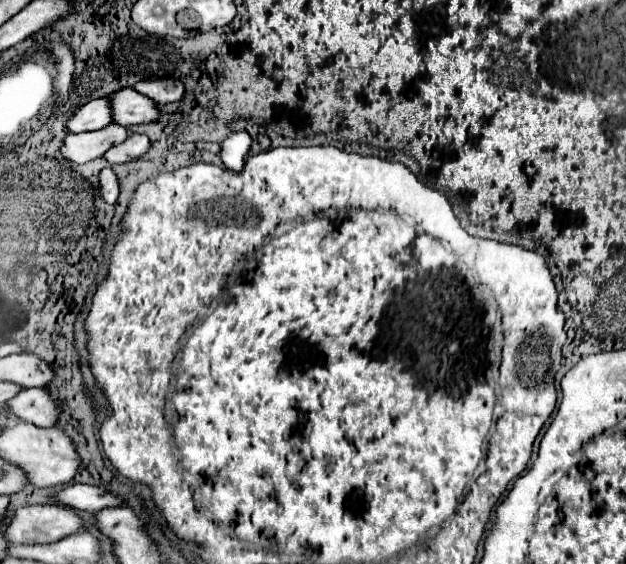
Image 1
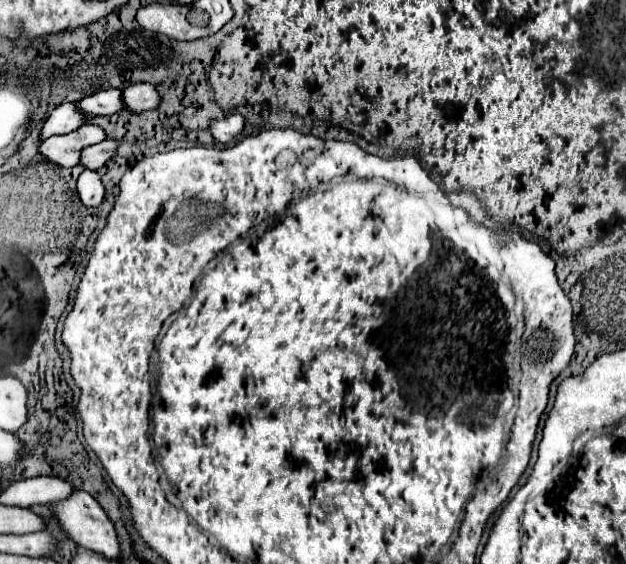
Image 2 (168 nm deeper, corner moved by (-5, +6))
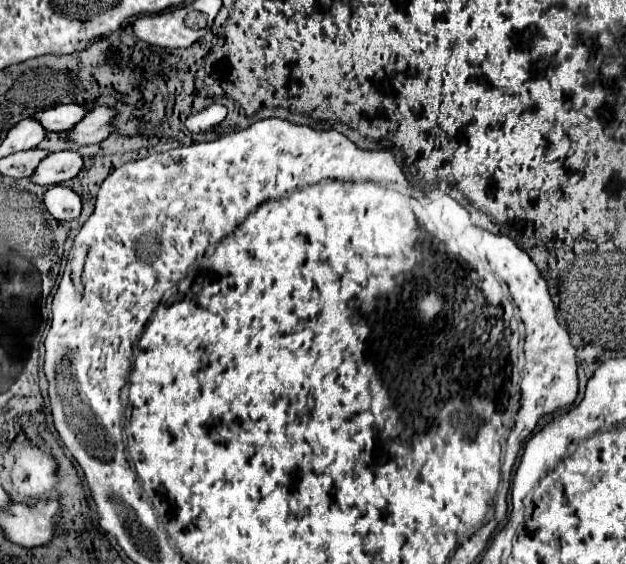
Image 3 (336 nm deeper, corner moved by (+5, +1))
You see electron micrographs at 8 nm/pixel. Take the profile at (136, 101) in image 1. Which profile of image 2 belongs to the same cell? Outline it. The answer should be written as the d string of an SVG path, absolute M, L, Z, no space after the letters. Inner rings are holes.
M111 88L111 90L85 96L79 102L75 102L75 106L85 116L107 116L123 110L123 102L119 100L119 96L121 96L121 90Z

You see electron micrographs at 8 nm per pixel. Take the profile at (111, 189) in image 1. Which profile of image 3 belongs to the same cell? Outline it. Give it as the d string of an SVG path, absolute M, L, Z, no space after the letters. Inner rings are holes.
M53 185L45 193L45 207L57 221L69 221L77 219L81 213L81 197L63 185Z

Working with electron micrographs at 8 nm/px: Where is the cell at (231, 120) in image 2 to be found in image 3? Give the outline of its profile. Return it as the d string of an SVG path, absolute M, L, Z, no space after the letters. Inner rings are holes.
M219 103L203 109L201 113L195 113L191 115L187 121L185 121L185 127L191 131L191 133L203 133L203 131L209 131L213 129L215 125L219 125L227 115L227 109Z

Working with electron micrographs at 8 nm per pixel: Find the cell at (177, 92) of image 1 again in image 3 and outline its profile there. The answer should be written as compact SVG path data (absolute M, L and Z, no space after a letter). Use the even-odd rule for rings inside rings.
M99 105L91 113L87 113L85 119L79 121L67 133L79 145L83 145L83 143L99 143L99 141L107 139L113 133L113 117L117 117L117 111L107 109L105 105Z

